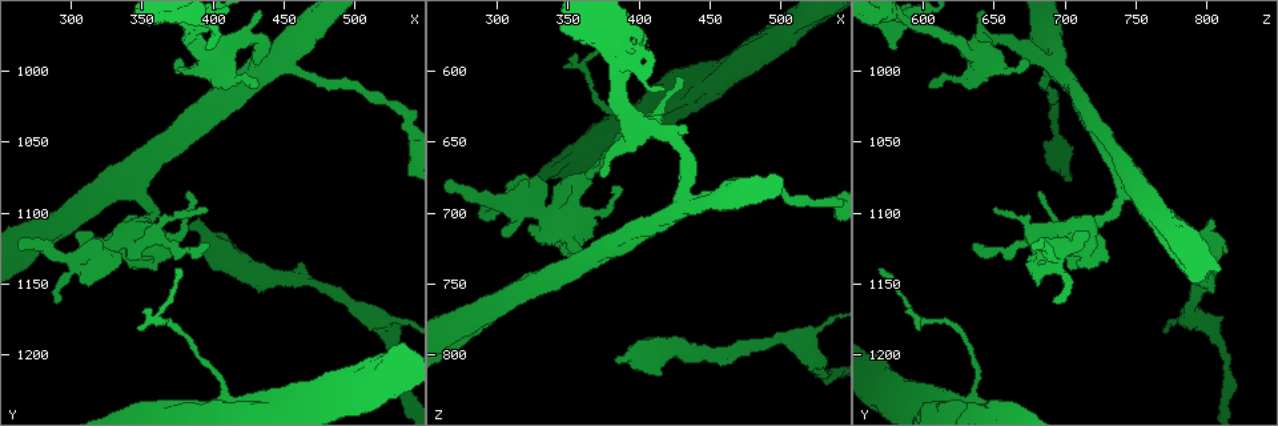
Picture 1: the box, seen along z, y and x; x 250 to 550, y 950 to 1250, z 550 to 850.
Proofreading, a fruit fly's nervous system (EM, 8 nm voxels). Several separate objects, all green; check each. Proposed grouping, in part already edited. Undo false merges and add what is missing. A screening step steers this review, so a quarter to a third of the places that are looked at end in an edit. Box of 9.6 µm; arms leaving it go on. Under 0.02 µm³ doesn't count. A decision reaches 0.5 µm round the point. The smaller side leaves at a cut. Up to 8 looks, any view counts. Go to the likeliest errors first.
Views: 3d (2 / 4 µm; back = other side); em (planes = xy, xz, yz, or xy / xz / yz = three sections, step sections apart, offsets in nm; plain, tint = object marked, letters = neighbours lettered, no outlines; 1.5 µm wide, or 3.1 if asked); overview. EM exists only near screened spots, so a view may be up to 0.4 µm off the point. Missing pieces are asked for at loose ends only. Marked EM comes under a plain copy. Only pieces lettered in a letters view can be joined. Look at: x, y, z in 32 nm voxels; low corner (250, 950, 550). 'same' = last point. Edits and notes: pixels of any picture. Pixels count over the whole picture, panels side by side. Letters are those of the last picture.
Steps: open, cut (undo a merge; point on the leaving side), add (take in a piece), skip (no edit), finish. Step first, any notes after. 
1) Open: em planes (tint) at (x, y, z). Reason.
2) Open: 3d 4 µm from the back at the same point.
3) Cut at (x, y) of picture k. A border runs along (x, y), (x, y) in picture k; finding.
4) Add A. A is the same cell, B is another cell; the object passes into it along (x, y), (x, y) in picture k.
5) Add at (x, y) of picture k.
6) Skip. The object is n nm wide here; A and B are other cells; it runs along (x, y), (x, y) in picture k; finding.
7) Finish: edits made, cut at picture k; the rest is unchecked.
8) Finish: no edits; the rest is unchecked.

Open: em planes (letters) at (432, 992, 692). Four or more arms meet.

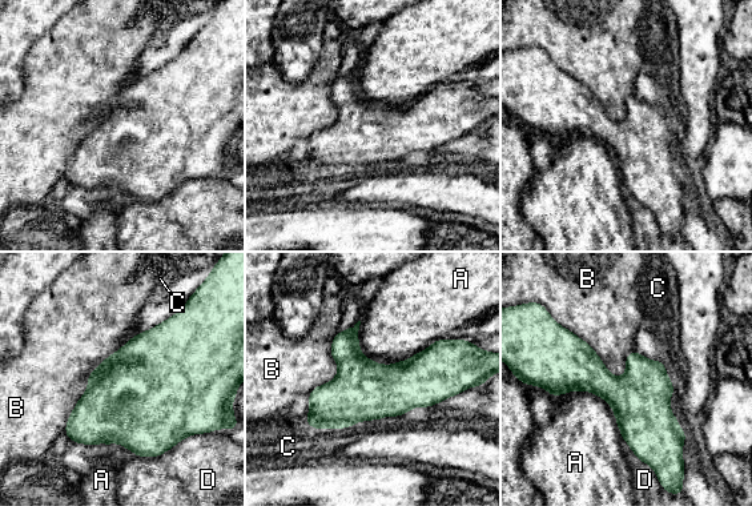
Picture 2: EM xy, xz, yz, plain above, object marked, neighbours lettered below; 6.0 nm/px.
Skip. The longest contact is with B, 550 nm; A, B, C and D are other cells; all the same neuron.

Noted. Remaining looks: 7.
Open: 3d 4 µm at (396, 1124, 634). An open end.

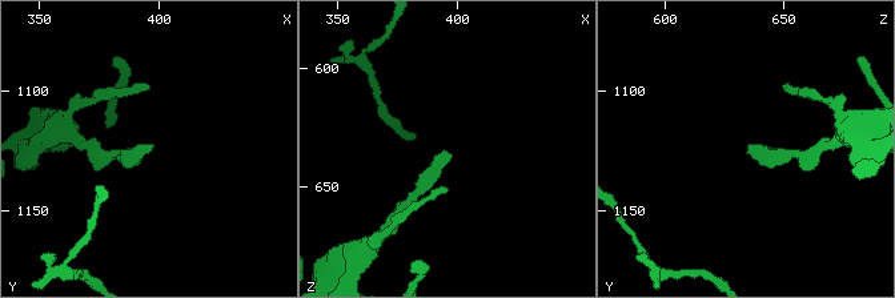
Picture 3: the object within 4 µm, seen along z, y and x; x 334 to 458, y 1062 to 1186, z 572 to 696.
Open: em planes (letters) at (398, 1123, 636). Shape alone is not enough.

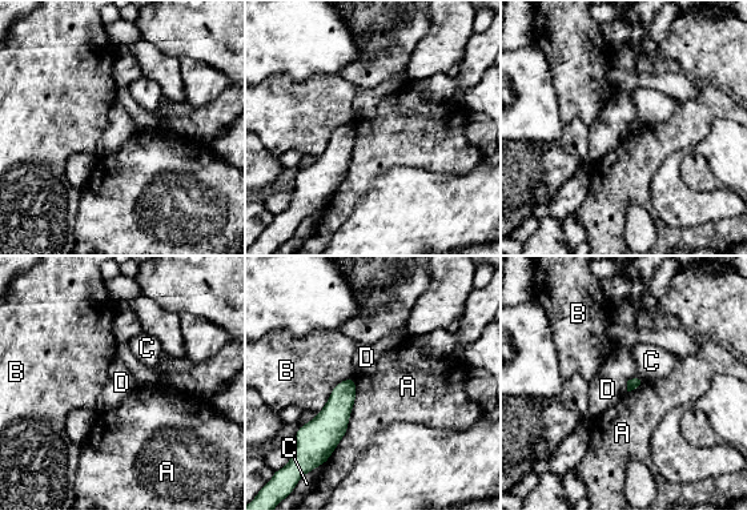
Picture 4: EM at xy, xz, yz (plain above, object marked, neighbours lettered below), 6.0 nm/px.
Skip. A, B, C and D are other cells; a border runs along (634, 376), (627, 381), (626, 390) in picture 4; no lettered piece goes on from it.

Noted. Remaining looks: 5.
Open: em planes (letters) at (386, 1106, 806). An open end.

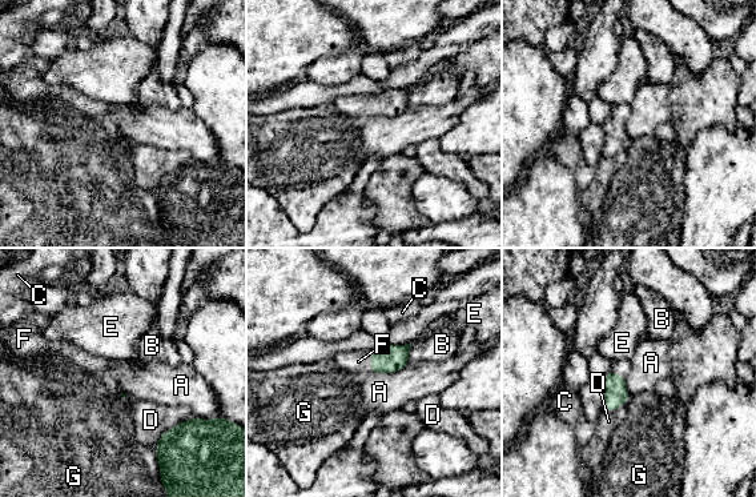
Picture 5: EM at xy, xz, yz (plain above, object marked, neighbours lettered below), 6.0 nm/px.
Add F. The longest contact is with D, 280 nm; F is the same cell, A, B, C, D, E and G are other cells; the object passes into it along (393, 357), (372, 363), (358, 361) in picture 5; the neuron continues.

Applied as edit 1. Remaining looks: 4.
Finish: edits made, add at picture 5; the rest is unchecked.

